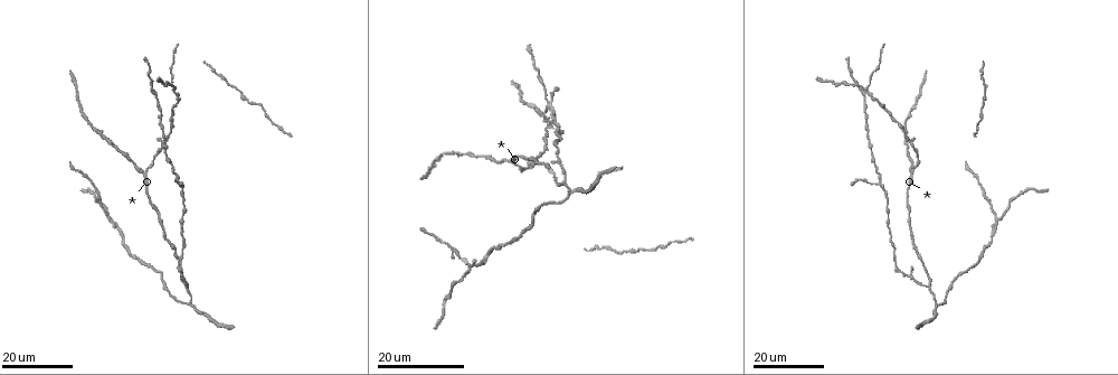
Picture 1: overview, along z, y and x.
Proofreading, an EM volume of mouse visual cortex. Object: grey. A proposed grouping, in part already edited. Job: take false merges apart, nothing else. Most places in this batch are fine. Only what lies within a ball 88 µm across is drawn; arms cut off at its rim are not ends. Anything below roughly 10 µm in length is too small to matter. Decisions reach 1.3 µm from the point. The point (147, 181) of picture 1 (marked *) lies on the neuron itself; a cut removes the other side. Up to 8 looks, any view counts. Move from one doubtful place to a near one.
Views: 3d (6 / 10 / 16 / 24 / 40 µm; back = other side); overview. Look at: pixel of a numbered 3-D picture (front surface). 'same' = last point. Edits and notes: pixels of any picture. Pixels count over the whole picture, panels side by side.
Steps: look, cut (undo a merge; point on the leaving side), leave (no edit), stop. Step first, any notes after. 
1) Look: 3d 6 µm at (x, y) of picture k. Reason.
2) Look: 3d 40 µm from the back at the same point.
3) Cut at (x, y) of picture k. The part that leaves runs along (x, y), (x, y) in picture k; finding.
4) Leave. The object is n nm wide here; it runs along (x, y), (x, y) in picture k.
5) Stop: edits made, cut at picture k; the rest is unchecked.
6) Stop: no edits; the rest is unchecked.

Look: 3d 16 µm at (467, 265) of picture 1. Three arms meet.

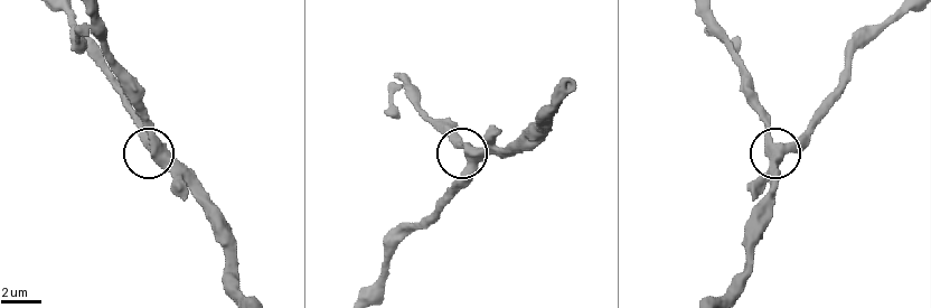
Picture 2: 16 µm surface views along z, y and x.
Look: 3d 6 µm at (154, 144) of picture 2.

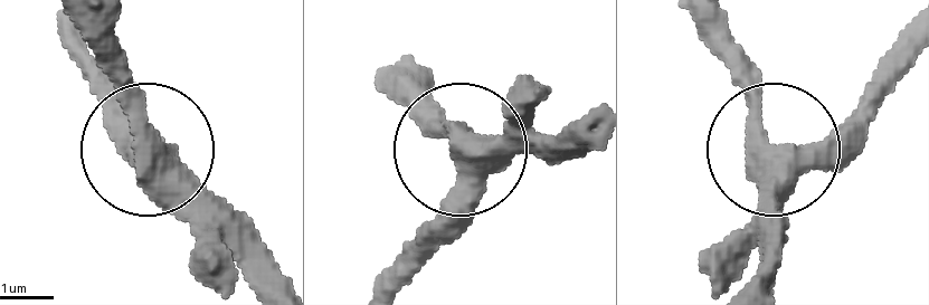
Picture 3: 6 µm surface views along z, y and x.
Leave. The side arm is 22 µm long; 3 arms meet here; one neuron here.

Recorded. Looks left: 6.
Look: 3d 16 µm at (532, 219) of picture 1.

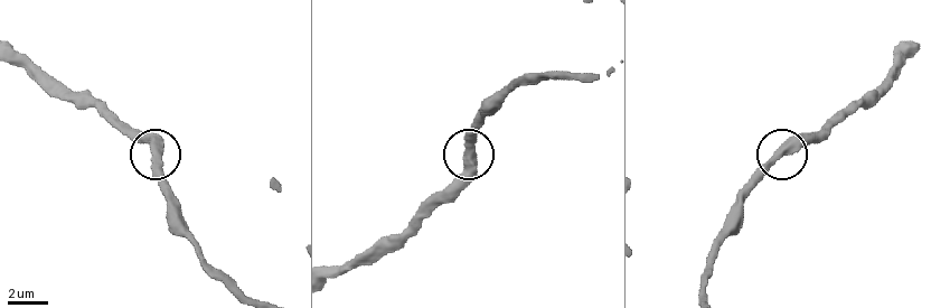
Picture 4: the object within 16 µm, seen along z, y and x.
Look: 3d 10 µm at (770, 165) of picture 4.

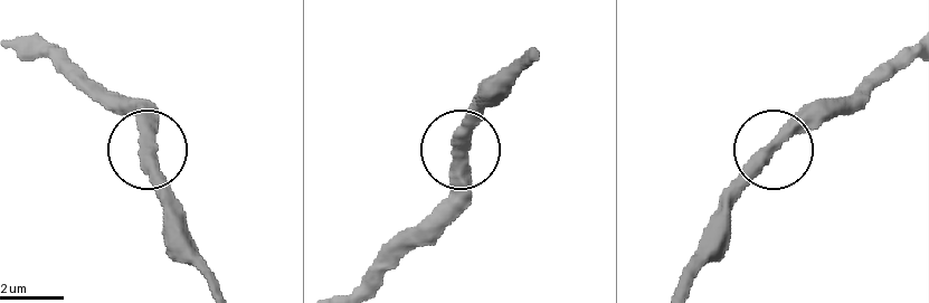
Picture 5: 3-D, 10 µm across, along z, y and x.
Look: 3d 6 µm at (148, 146) of picture 5. Closer look.

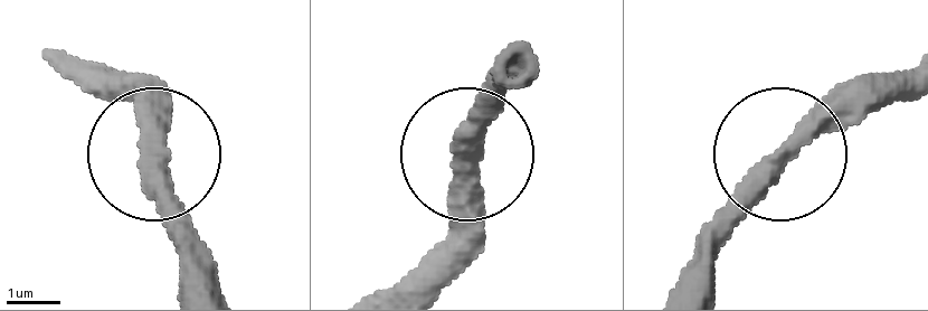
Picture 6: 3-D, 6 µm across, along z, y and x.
Leave. It runs along (691, 281), (713, 227), (882, 85) in picture 6; continuous, no second neuron.

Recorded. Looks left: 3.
Look: 3d 24 µm at (937, 303) of picture 1. Three-way junction.

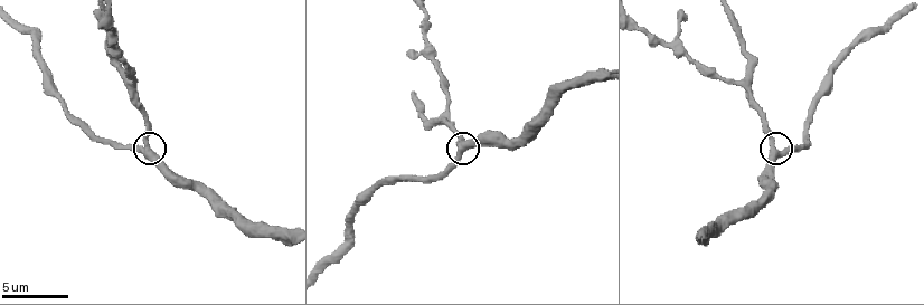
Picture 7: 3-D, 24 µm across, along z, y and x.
Look: 3d 10 µm at (144, 156) of picture 7.

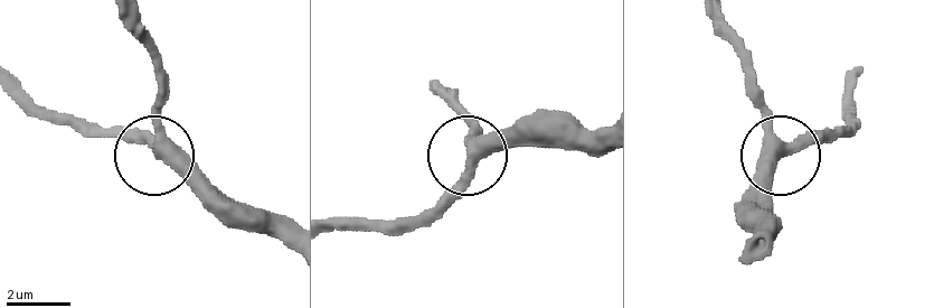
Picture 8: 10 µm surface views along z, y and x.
Leave. The object is 350 nm wide here; it runs along (125, 25), (158, 81), (158, 156), (227, 222) in picture 8; all the same neuron.

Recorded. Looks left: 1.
Look: 3d 10 µm at (743, 84) of picture 7. A fork.

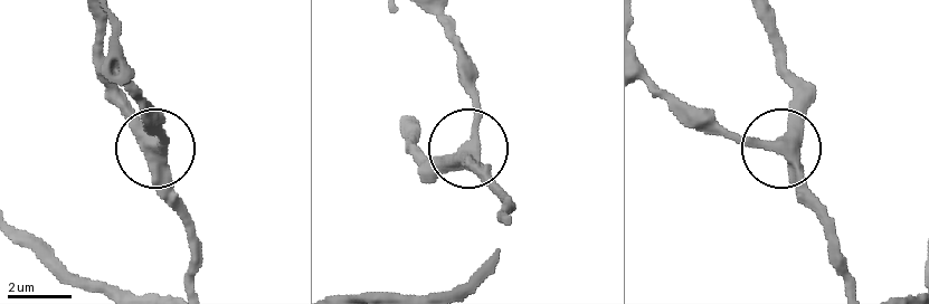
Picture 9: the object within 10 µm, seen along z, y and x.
Leave. The side arm is 74 µm long; it runs along (758, 16), (795, 104), (785, 160), (816, 206) in picture 9; all the same neuron.

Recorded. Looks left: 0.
Stop: no edits; the rest is unchecked.

